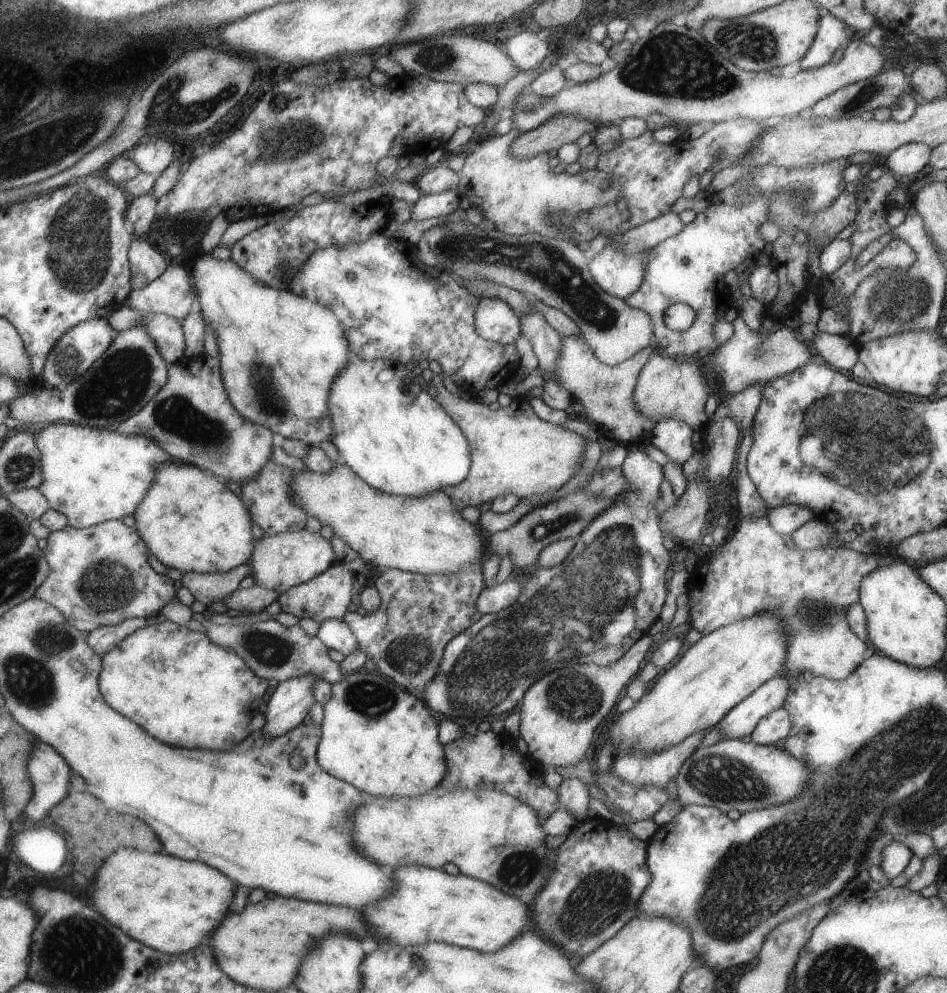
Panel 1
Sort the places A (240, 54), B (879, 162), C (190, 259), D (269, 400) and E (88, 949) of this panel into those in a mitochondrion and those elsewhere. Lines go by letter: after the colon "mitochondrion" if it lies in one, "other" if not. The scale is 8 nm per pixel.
A: other
B: other
C: other
D: mitochondrion
E: mitochondrion

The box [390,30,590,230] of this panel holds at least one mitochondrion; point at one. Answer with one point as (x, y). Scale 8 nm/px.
(436, 58)

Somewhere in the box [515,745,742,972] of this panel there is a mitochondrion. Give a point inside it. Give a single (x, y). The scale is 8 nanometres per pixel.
(604, 894)

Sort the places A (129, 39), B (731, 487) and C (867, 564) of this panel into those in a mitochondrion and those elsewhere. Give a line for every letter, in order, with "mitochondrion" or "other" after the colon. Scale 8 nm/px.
A: other
B: other
C: other

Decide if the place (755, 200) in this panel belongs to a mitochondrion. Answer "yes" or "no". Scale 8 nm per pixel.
no

